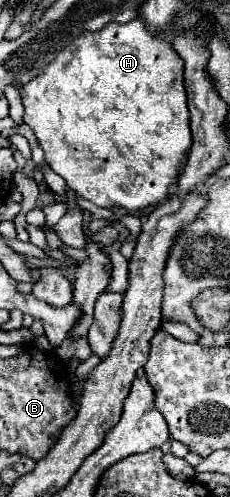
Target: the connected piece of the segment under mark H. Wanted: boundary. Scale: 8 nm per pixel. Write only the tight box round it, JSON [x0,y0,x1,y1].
[24,19,192,215]

